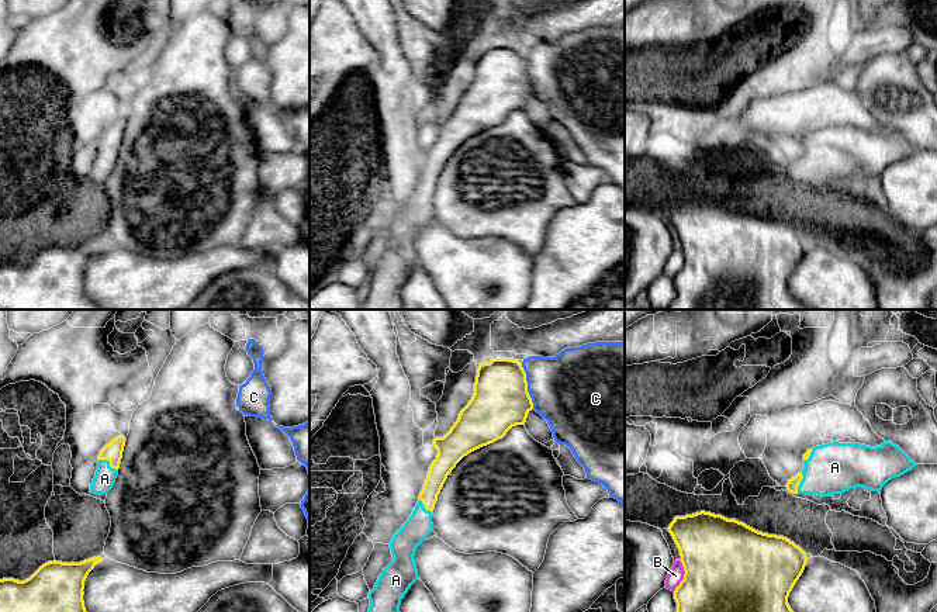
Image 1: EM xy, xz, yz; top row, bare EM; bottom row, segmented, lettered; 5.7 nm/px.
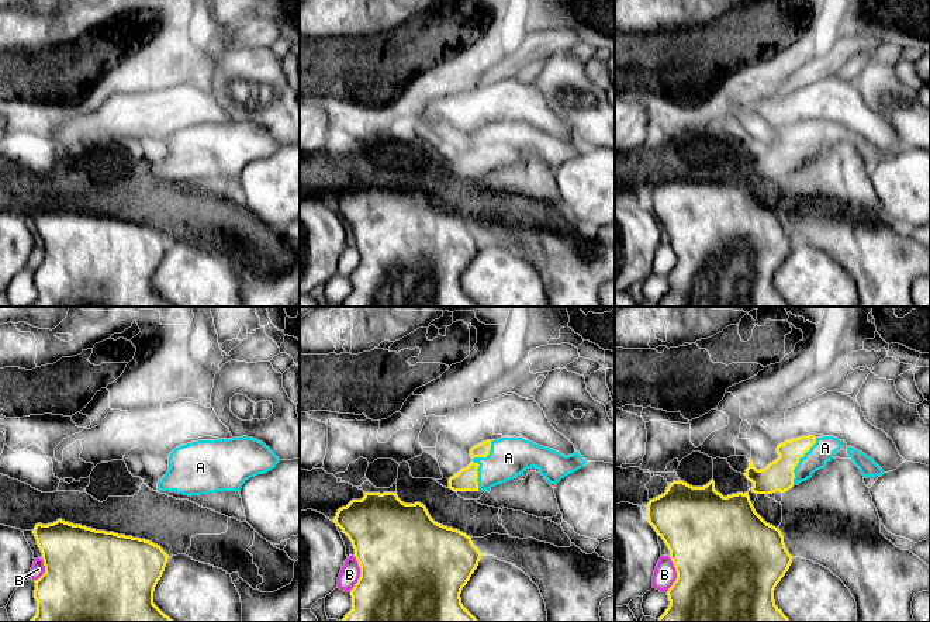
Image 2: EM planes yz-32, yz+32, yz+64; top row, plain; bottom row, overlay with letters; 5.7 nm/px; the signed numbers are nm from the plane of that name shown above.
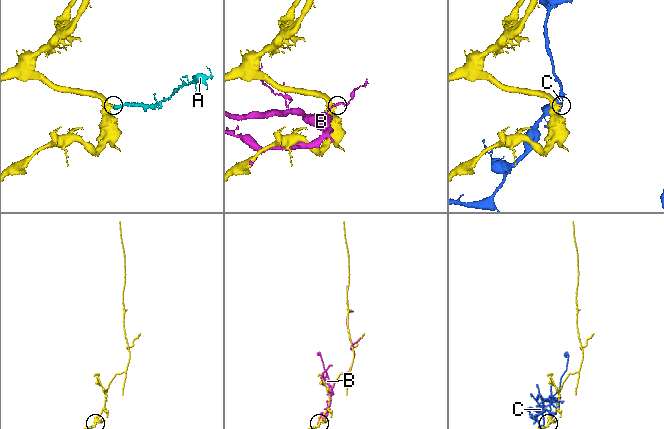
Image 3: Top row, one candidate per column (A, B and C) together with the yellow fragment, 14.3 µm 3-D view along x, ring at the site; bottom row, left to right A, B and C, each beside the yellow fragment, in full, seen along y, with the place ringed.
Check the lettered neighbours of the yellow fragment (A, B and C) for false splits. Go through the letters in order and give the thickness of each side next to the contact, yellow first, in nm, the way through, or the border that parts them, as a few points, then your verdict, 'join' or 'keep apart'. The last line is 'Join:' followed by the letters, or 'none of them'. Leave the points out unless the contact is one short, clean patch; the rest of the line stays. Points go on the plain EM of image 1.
A: calibres 110 and 120 nm; way xy (113, 137), (110, 148), (104, 163); join
B: calibres 500 and 90 nm; keep apart
C: calibres 320 and 420 nm; keep apart
Join: A

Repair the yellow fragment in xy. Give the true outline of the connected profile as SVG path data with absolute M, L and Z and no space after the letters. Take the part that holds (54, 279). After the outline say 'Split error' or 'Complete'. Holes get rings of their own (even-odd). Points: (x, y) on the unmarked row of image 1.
M104 243L48 246L30 263L0 264L0 310L101 310L84 293L89 257Z. Complete

